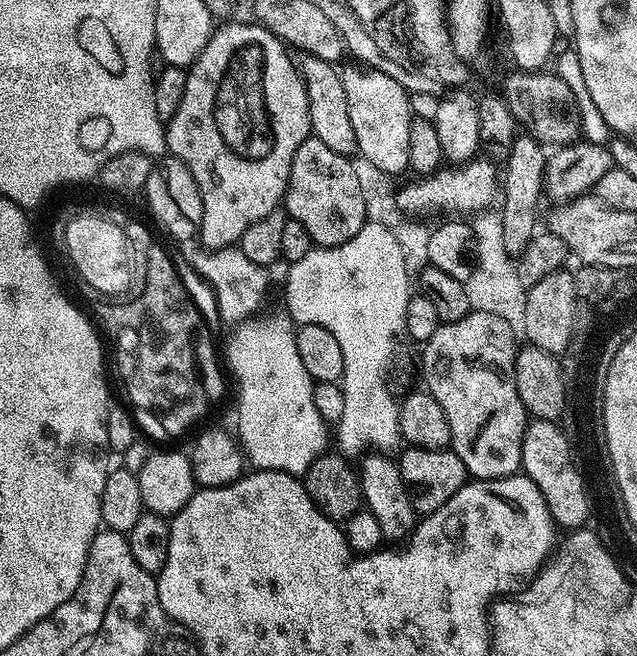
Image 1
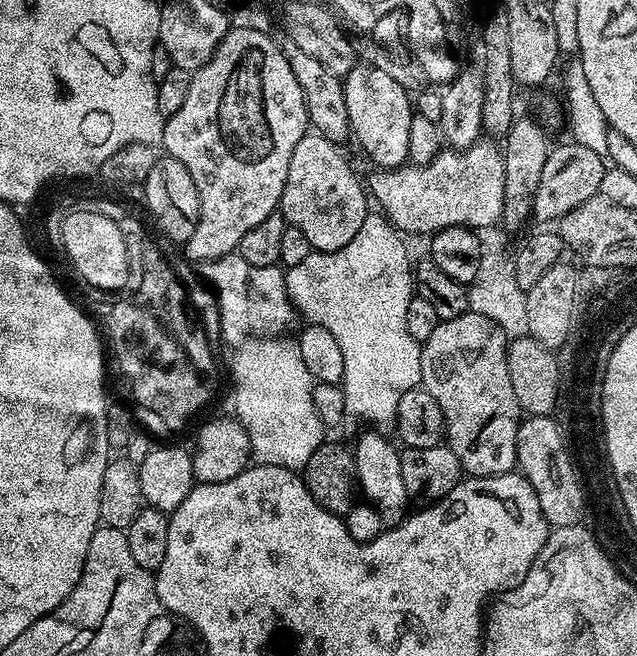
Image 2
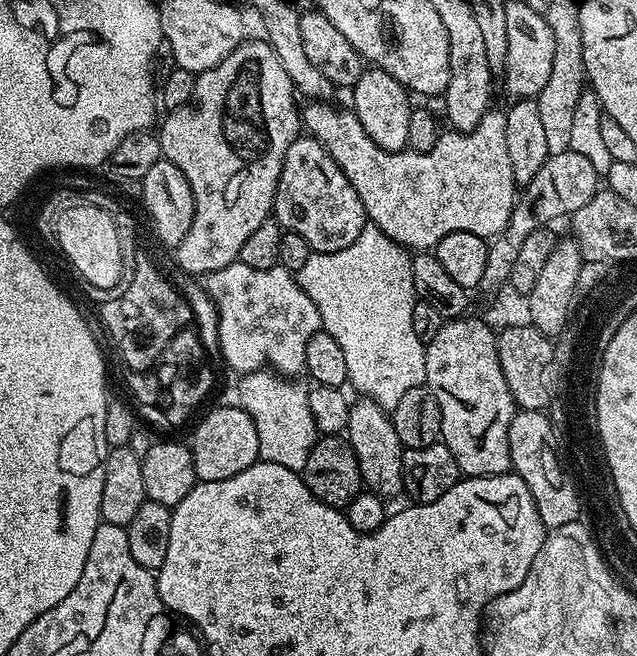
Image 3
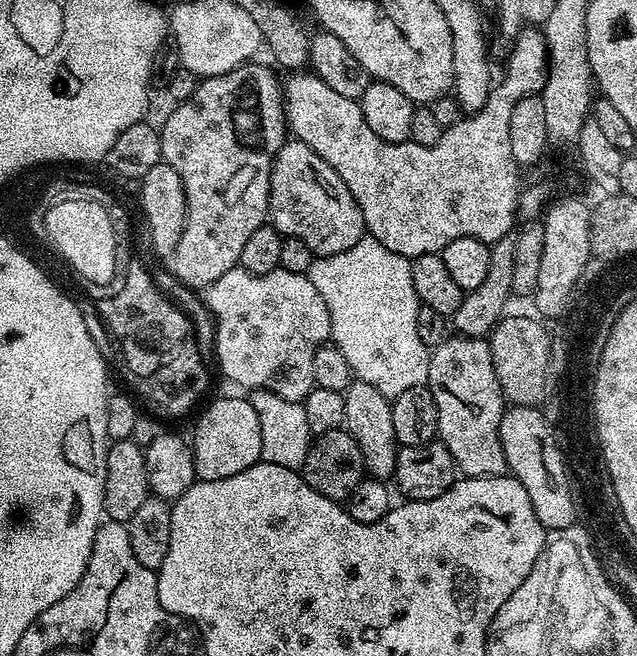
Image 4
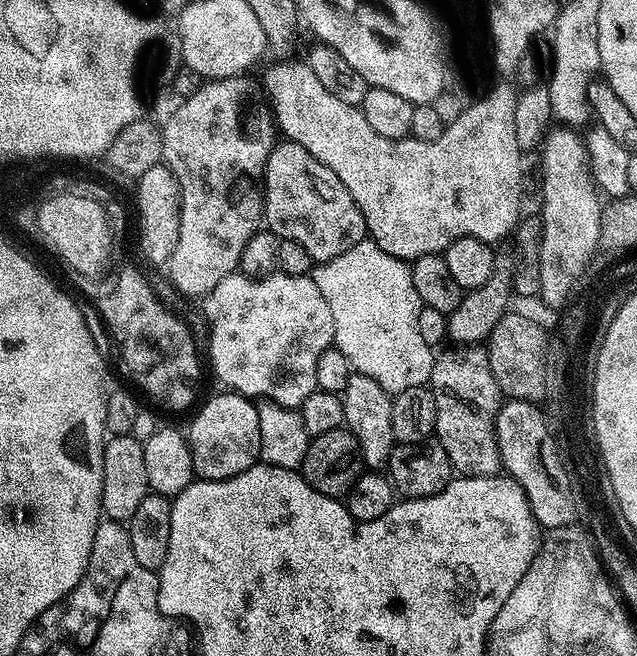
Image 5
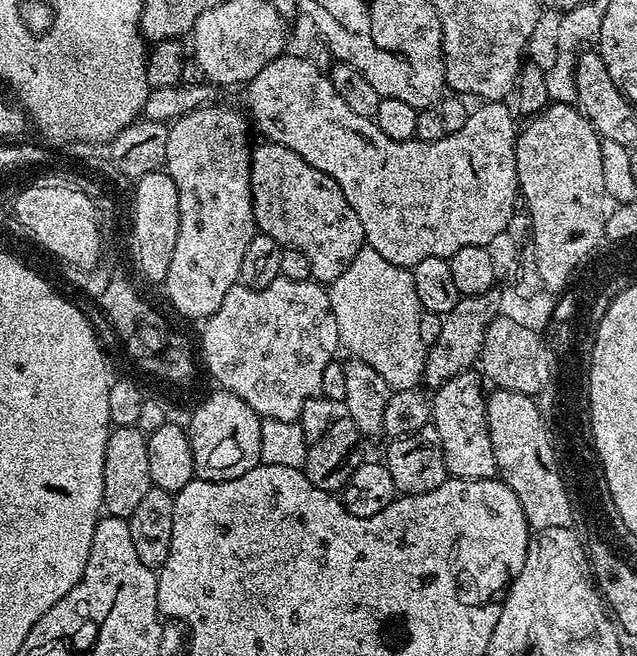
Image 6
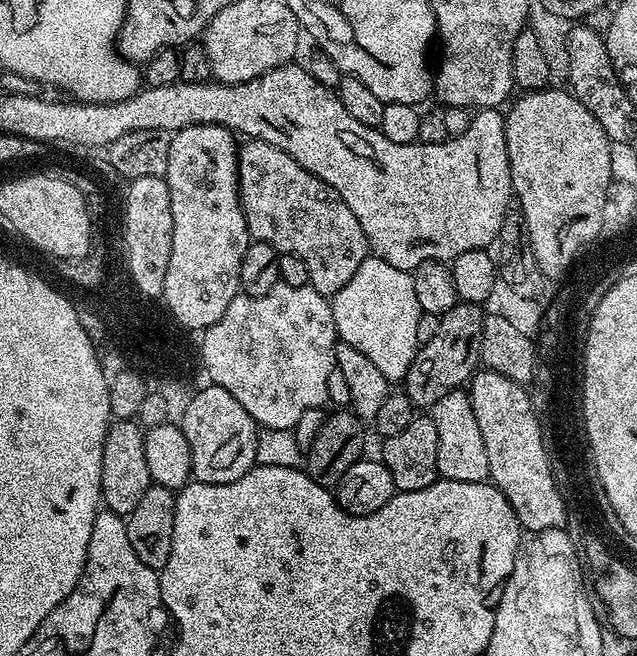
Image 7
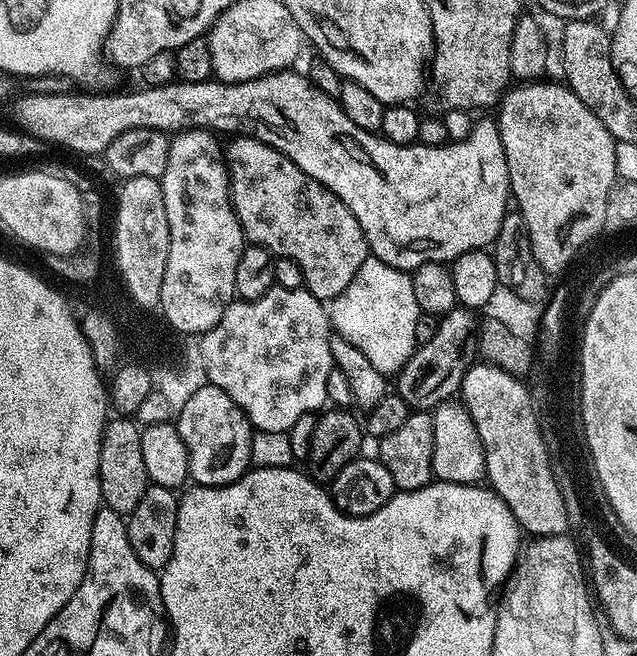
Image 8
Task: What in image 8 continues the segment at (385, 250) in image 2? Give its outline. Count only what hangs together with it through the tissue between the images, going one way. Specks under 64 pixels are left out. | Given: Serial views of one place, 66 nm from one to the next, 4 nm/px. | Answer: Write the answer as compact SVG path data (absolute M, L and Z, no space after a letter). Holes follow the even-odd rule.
M371 254L366 258L366 262L362 262L362 266L358 266L358 274L354 274L350 286L346 286L346 290L342 290L338 298L330 301L330 323L335 333L346 338L350 346L362 350L362 354L366 354L366 359L372 363L374 370L378 370L385 378L399 372L400 368L406 366L408 359L415 354L418 347L416 327L420 315L422 313L418 302L414 299L411 275L405 269L386 266L386 262Z

